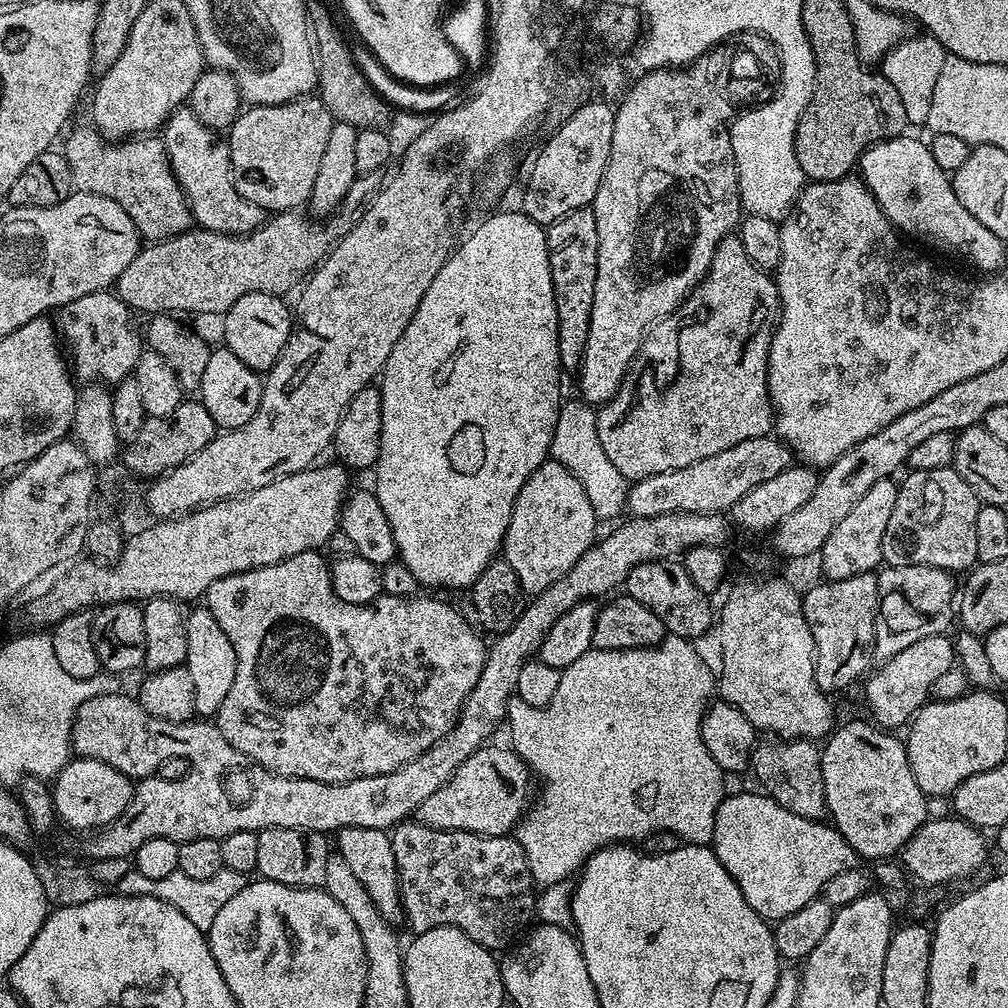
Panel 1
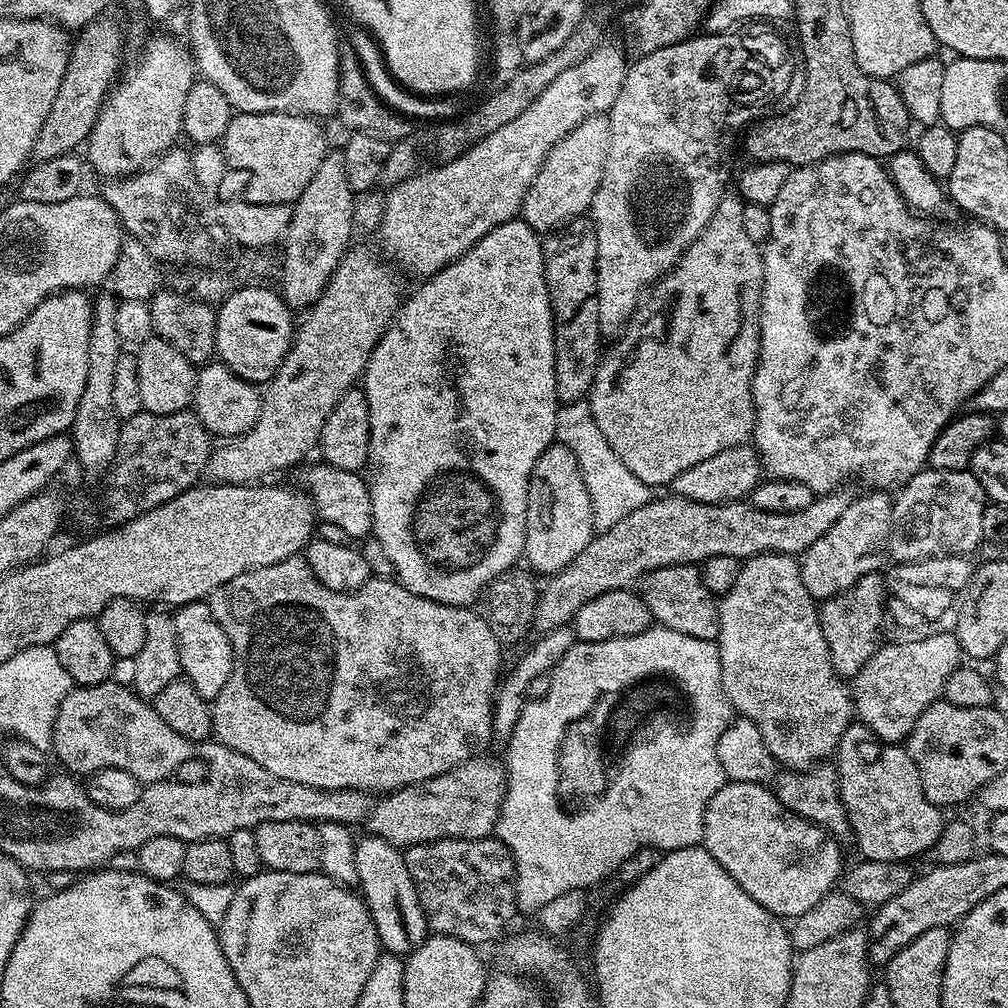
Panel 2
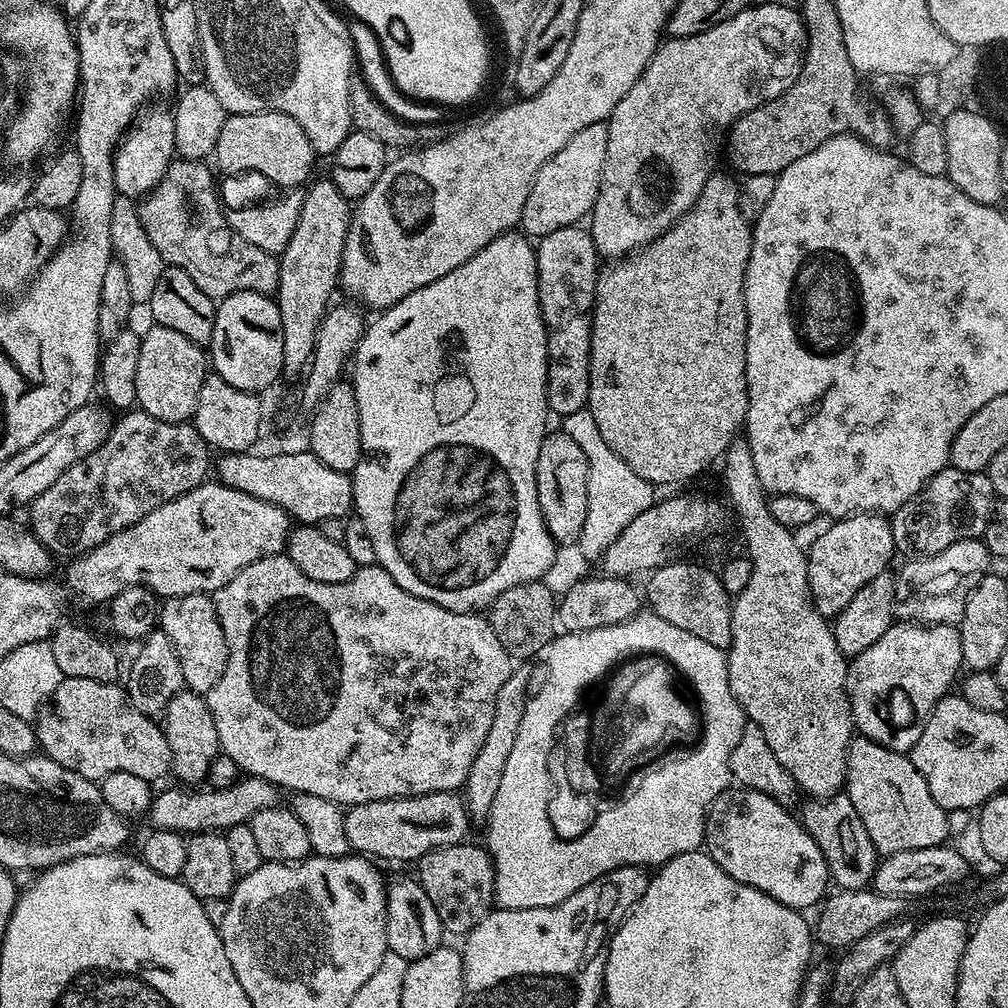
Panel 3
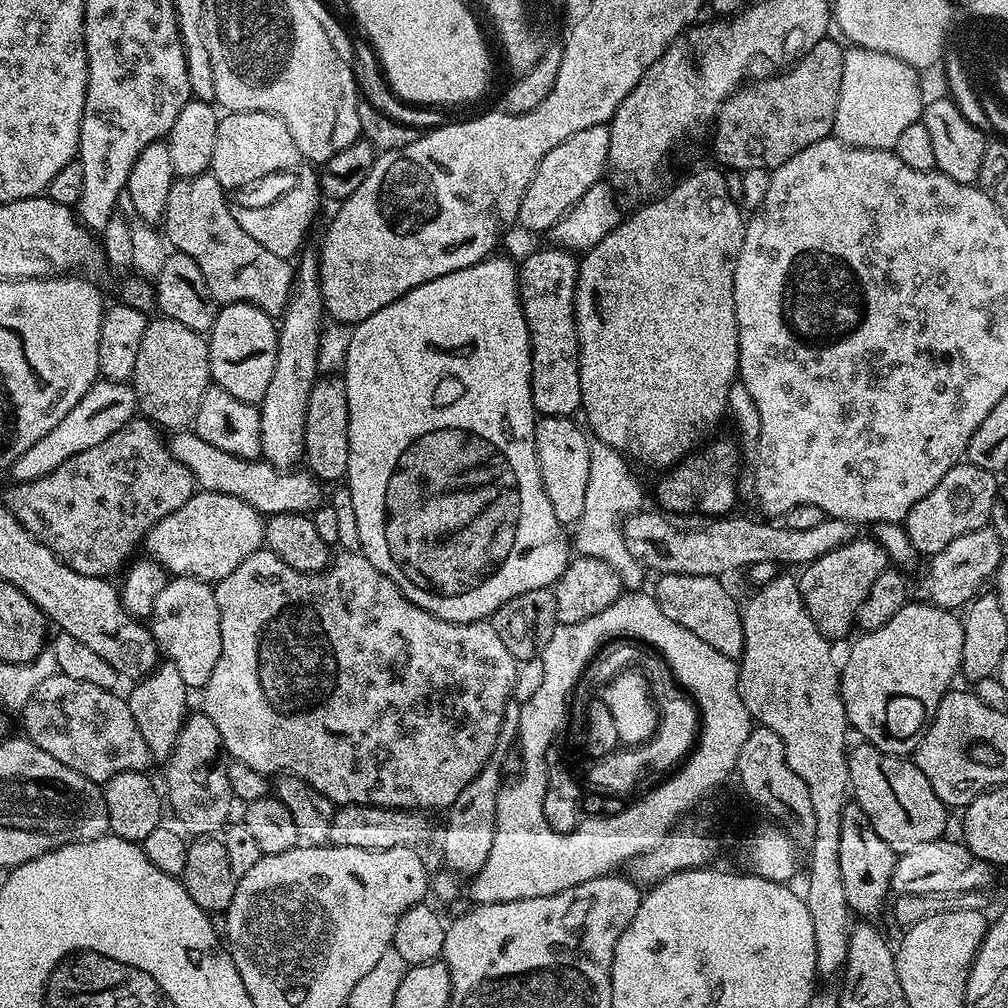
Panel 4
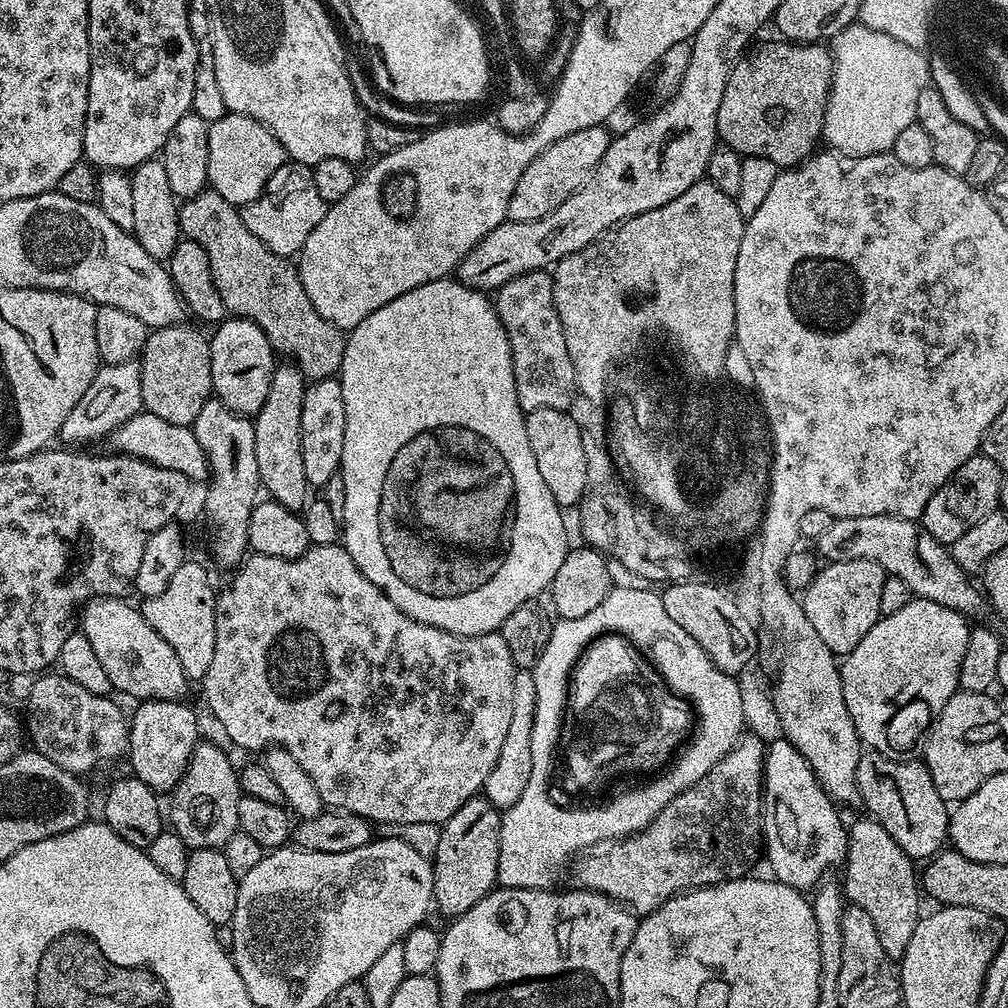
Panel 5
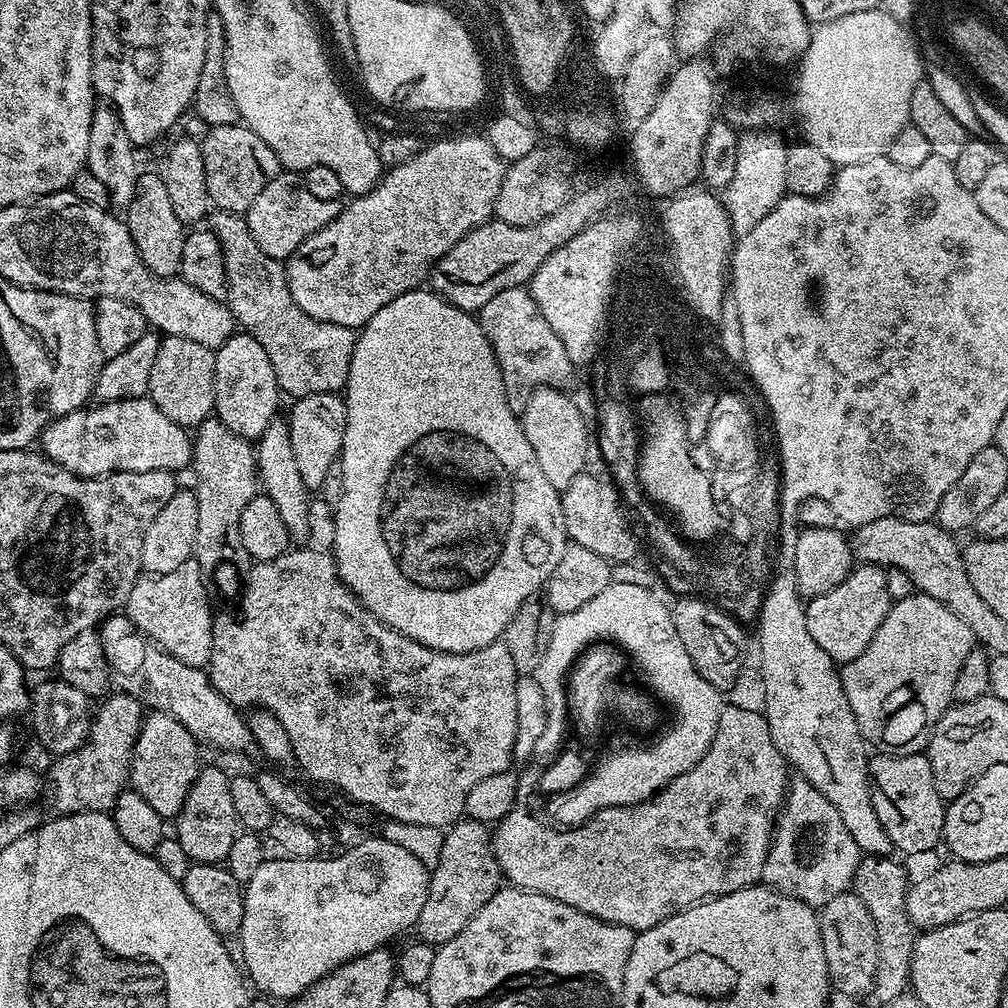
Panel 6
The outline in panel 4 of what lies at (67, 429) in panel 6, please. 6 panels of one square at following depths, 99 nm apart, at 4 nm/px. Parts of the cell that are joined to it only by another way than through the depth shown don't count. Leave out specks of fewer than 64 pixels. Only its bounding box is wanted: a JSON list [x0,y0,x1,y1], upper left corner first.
[166,430,321,518]

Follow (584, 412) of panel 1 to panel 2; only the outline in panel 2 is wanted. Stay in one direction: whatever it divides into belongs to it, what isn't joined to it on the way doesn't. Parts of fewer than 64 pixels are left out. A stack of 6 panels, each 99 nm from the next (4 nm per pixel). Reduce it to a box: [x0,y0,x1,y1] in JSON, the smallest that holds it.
[555,399,654,533]

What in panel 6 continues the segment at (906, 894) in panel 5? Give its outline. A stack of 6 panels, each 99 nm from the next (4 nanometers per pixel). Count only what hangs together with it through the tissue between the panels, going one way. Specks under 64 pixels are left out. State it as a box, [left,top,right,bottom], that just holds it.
[852,855,918,1006]

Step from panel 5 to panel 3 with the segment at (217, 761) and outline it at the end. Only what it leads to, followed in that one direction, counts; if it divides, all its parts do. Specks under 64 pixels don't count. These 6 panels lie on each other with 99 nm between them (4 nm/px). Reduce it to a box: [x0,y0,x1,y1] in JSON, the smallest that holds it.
[162,690,221,786]

